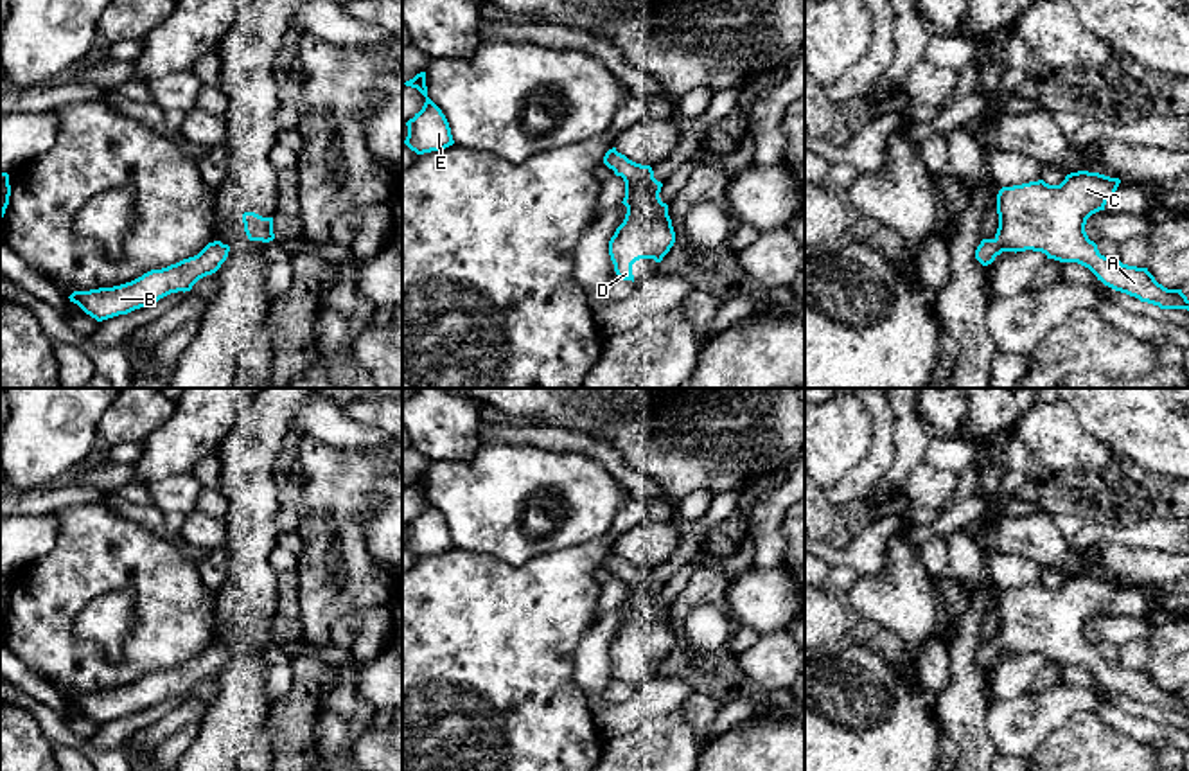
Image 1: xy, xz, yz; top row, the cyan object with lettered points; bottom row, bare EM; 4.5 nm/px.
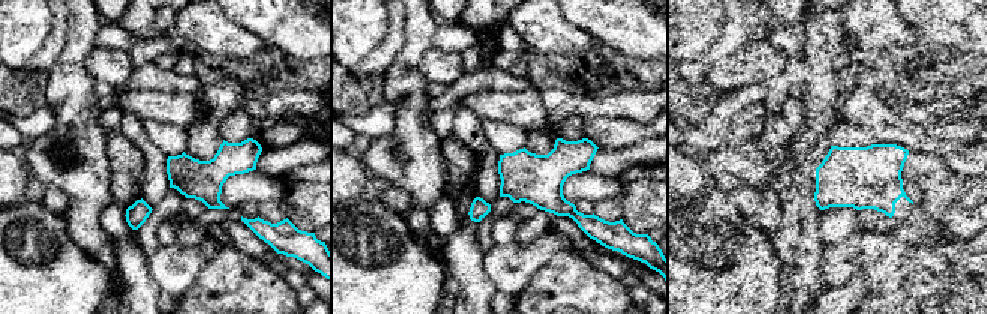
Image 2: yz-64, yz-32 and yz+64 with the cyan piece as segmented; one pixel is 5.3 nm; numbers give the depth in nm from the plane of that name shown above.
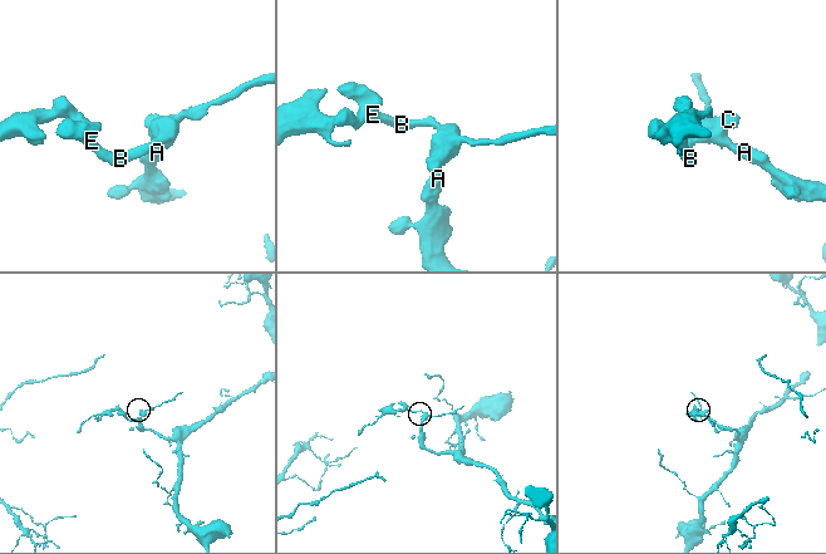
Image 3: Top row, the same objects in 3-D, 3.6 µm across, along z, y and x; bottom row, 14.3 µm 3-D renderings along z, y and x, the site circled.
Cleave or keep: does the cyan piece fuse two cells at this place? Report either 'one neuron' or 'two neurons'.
one neuron

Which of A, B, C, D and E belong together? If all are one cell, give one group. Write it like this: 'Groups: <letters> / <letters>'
Groups: A B C D E

